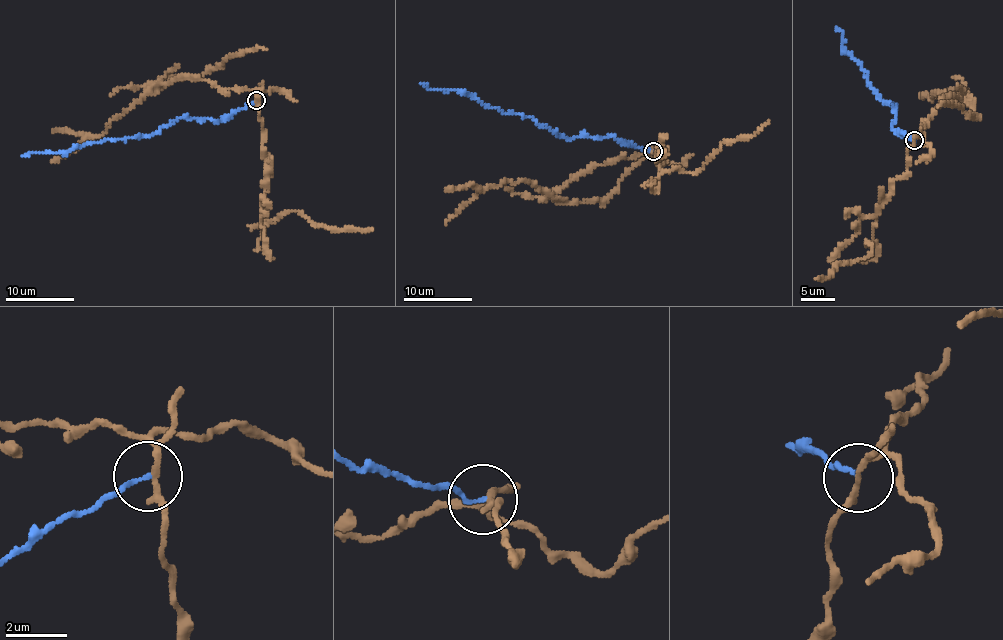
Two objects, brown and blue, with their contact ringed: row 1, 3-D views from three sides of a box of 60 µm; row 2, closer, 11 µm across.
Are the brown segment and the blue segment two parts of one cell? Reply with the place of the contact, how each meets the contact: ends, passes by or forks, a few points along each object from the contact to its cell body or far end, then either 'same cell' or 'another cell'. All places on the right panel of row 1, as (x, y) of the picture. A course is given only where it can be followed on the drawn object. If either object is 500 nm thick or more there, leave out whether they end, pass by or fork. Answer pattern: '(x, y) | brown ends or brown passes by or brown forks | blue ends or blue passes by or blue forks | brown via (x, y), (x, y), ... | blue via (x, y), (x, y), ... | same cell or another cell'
(914, 140) | brown forks | blue ends | brown via (915, 140), (908, 172), (881, 204), (876, 248), (865, 243), (873, 251), (816, 278) | blue via (915, 140), (892, 127), (895, 105), (876, 94), (866, 81), (867, 72), (844, 51), (843, 34), (835, 26) | another cell

